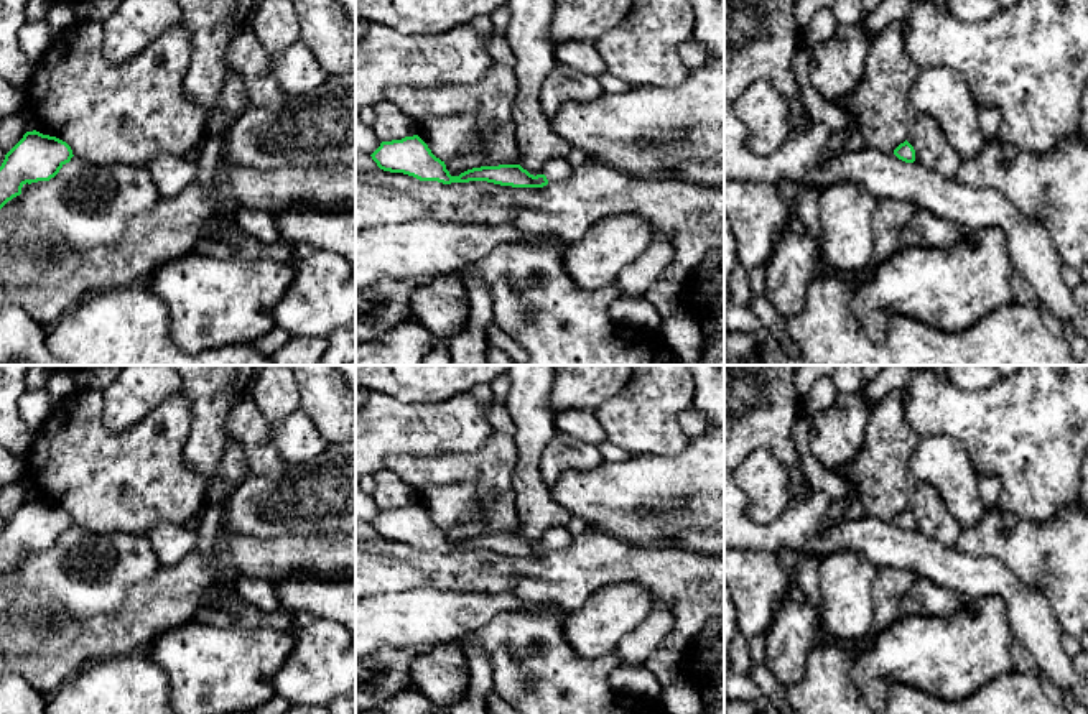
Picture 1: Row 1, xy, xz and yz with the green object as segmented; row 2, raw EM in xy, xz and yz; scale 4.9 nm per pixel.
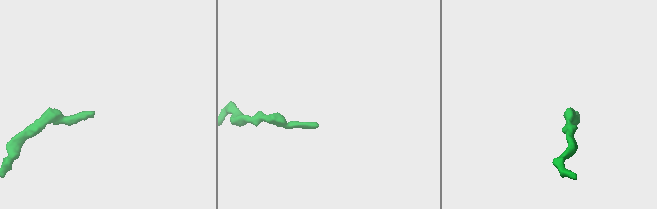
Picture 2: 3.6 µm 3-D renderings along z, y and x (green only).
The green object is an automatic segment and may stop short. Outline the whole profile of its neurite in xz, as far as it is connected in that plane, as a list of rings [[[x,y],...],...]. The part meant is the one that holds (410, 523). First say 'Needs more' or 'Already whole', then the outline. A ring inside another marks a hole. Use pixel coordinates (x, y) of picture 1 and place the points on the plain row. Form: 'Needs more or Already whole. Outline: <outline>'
Needs more. Outline: [[[418,503],[382,510],[370,525],[384,540],[403,541],[420,549],[438,549],[443,553],[487,549],[512,556],[543,556],[550,549],[570,546],[574,540],[566,526],[558,526],[545,536],[543,543],[537,545],[520,533],[481,535],[467,538],[459,545],[451,545],[444,530],[436,526]]]

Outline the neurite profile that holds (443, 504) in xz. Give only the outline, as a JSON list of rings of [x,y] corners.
[[[469,484],[438,485],[416,497],[416,502],[441,530],[454,518],[481,520],[484,512],[476,490]]]

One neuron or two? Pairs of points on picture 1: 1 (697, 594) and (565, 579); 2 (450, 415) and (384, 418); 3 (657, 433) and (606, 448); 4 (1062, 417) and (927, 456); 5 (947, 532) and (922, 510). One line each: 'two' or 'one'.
1: one
2: one
3: two
4: two
5: one

